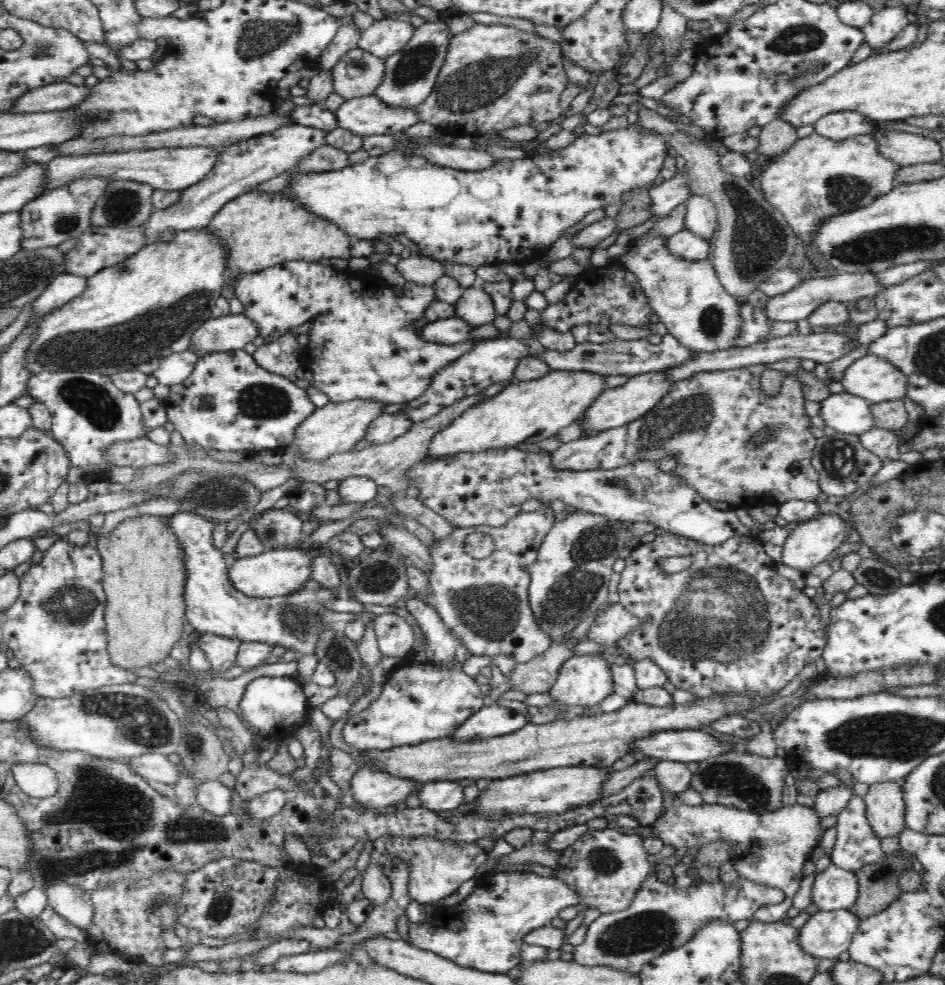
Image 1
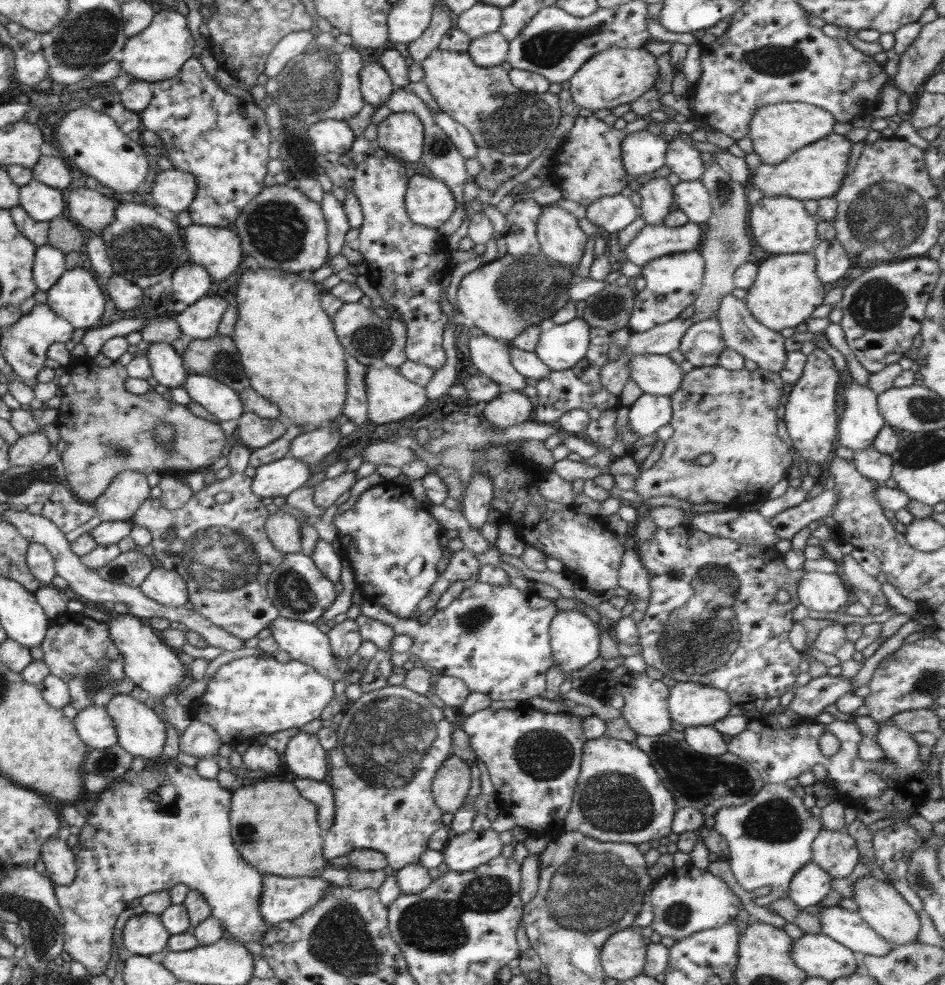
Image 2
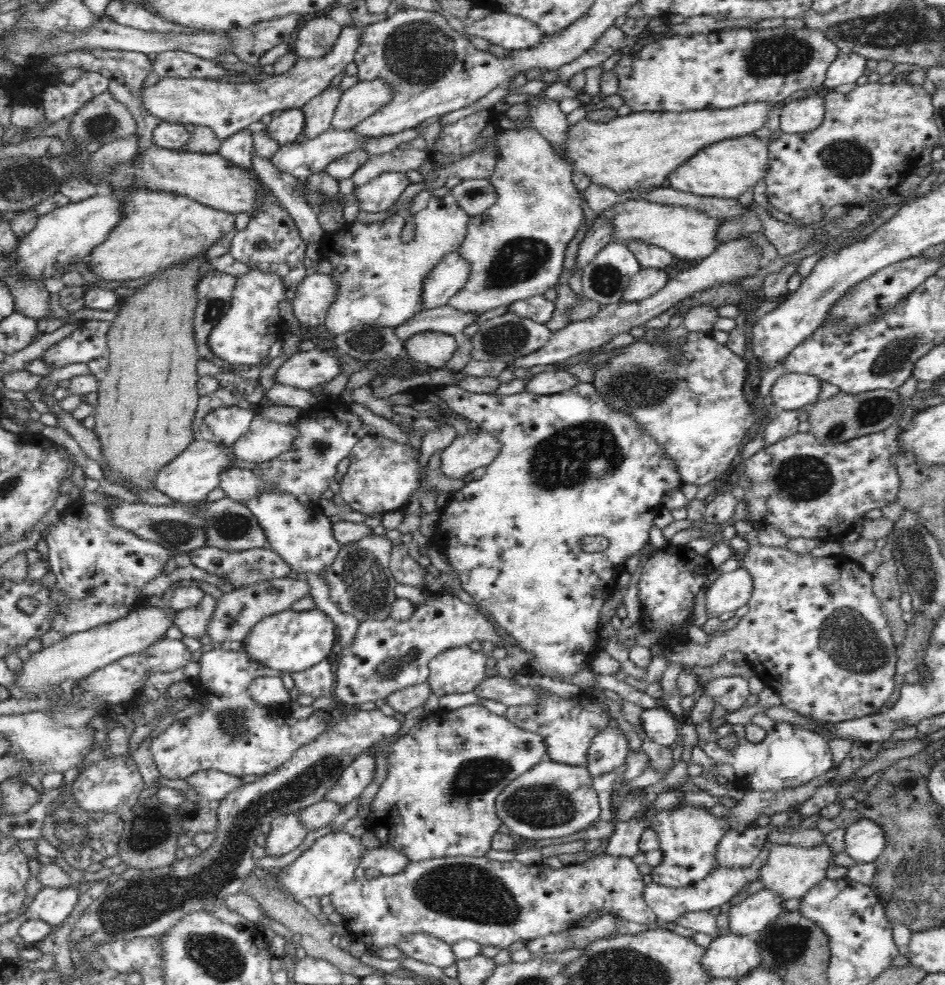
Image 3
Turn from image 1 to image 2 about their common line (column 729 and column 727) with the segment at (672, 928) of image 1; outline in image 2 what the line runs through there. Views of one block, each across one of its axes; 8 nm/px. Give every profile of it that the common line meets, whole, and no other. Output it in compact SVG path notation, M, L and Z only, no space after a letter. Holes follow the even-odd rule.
M687 863L668 870L662 878L654 880L650 904L654 912L650 926L666 941L684 940L692 933L722 926L730 919L736 919L744 909L740 898L721 877Z

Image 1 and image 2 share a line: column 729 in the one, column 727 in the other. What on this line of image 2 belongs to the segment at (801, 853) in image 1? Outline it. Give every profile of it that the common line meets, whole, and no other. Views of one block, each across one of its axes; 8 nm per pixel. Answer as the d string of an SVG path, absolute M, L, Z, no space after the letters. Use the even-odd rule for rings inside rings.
M784 783L765 785L746 803L740 806L727 806L716 812L713 830L727 840L729 846L729 862L731 870L741 887L746 891L754 891L762 886L771 886L771 891L765 896L753 899L755 904L766 907L768 904L789 896L790 882L802 866L812 862L812 842L823 830L822 822L811 816L804 805L803 798L796 796L792 788Z

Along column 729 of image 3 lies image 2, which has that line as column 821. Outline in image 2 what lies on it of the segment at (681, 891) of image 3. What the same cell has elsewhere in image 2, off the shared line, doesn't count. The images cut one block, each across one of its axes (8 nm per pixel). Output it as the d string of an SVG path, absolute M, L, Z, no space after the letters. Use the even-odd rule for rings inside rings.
M814 862L796 872L790 882L789 897L801 908L820 904L832 890L832 877Z

